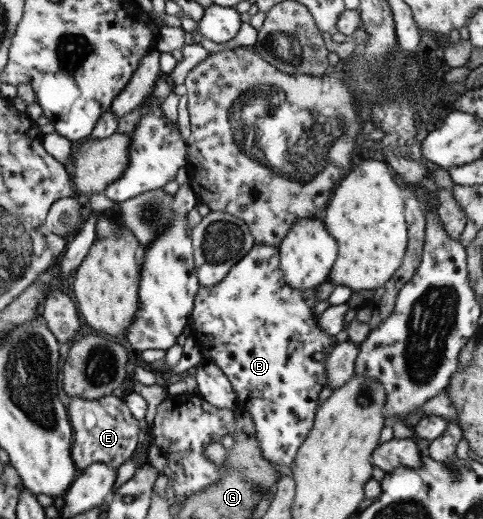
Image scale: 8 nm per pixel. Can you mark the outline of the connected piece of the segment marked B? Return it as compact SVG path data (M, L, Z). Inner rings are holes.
M261 243L254 244L254 246L238 261L230 270L221 283L211 287L211 289L199 287L198 292L194 298L194 309L190 315L189 328L191 329L190 335L197 341L201 349L201 357L204 361L213 362L223 370L223 373L229 378L233 390L237 396L237 406L240 410L244 410L251 414L255 430L257 430L257 440L261 446L263 457L267 461L278 463L279 465L286 465L293 469L293 460L297 449L301 447L303 441L307 437L315 414L318 408L319 392L325 387L327 381L327 373L325 373L325 362L327 356L331 354L331 350L337 345L335 337L331 337L329 333L325 333L325 329L321 329L319 325L319 316L315 315L312 310L317 304L317 289L293 289L284 282L282 271L280 270L280 250L275 245L263 245ZM325 351L325 357L322 361L316 361L313 358L315 353Z

